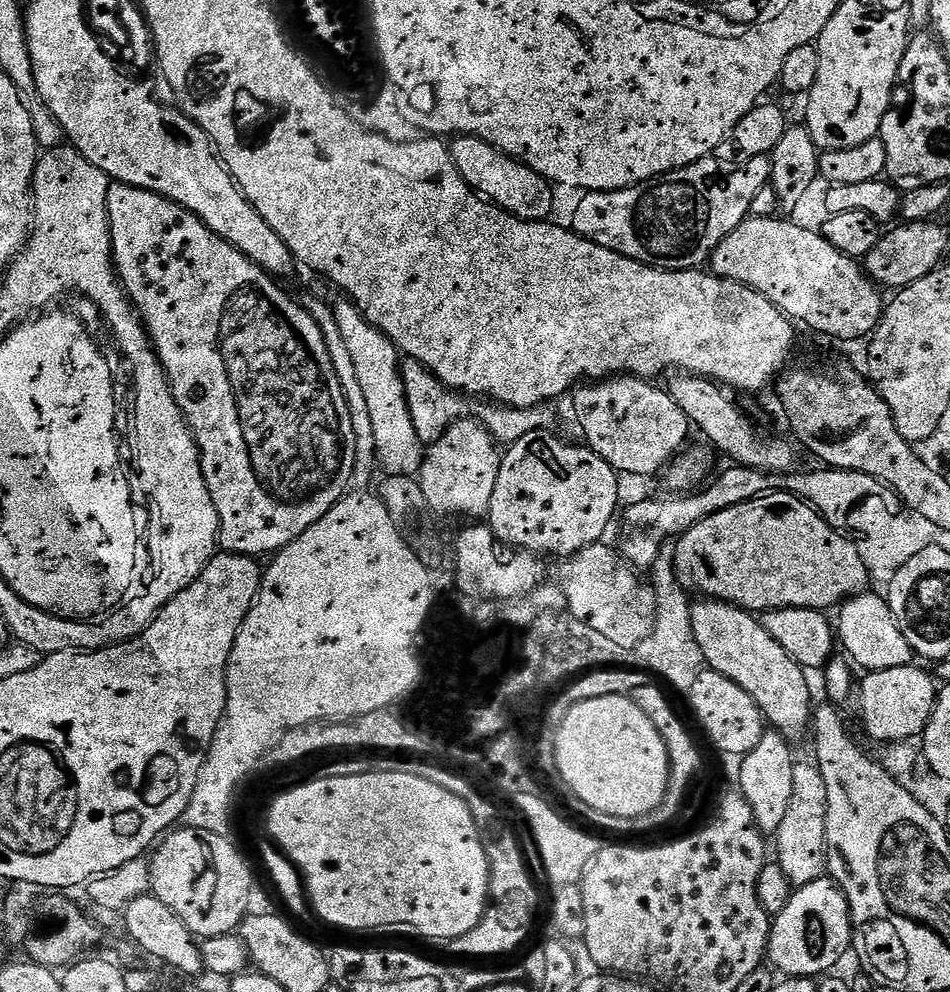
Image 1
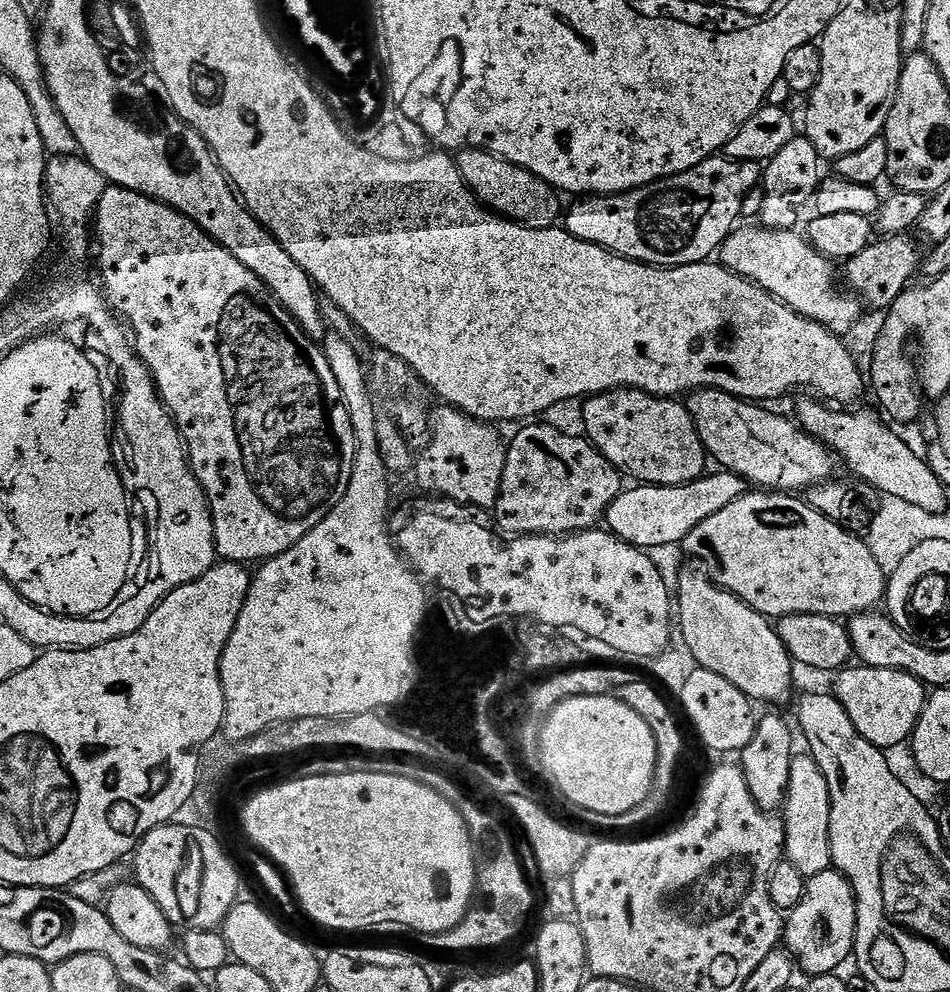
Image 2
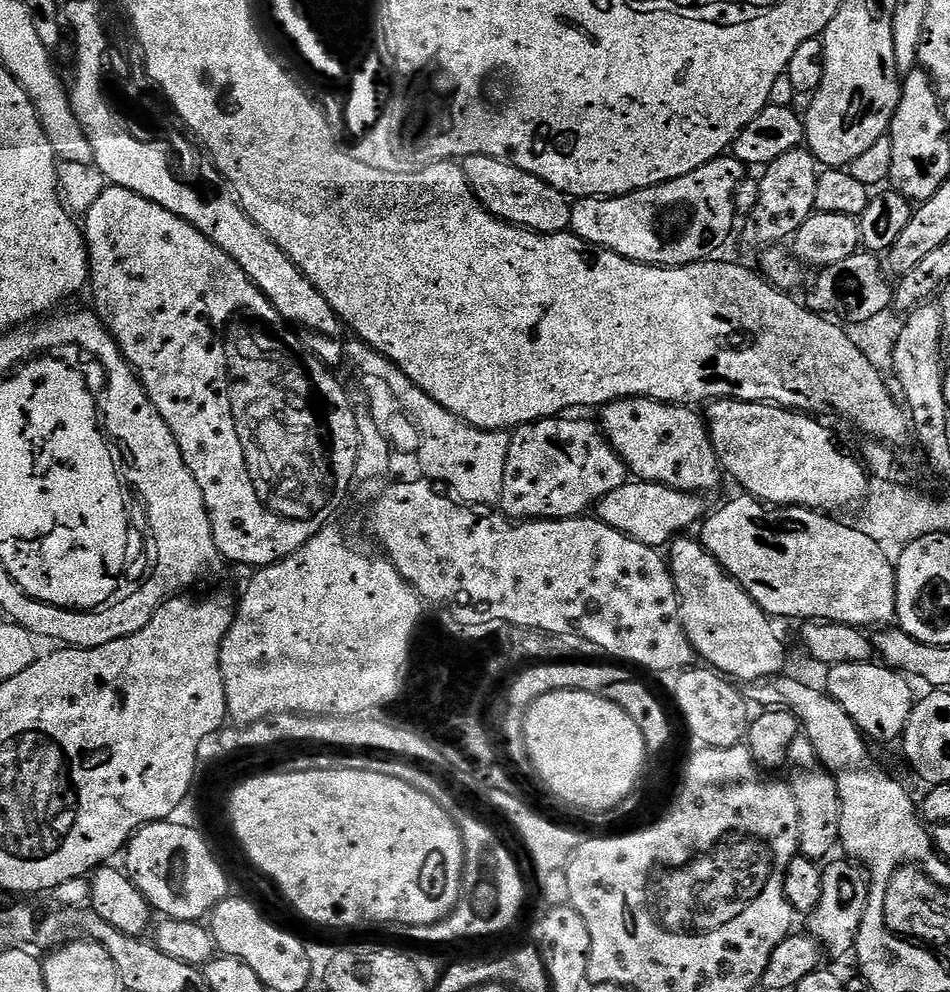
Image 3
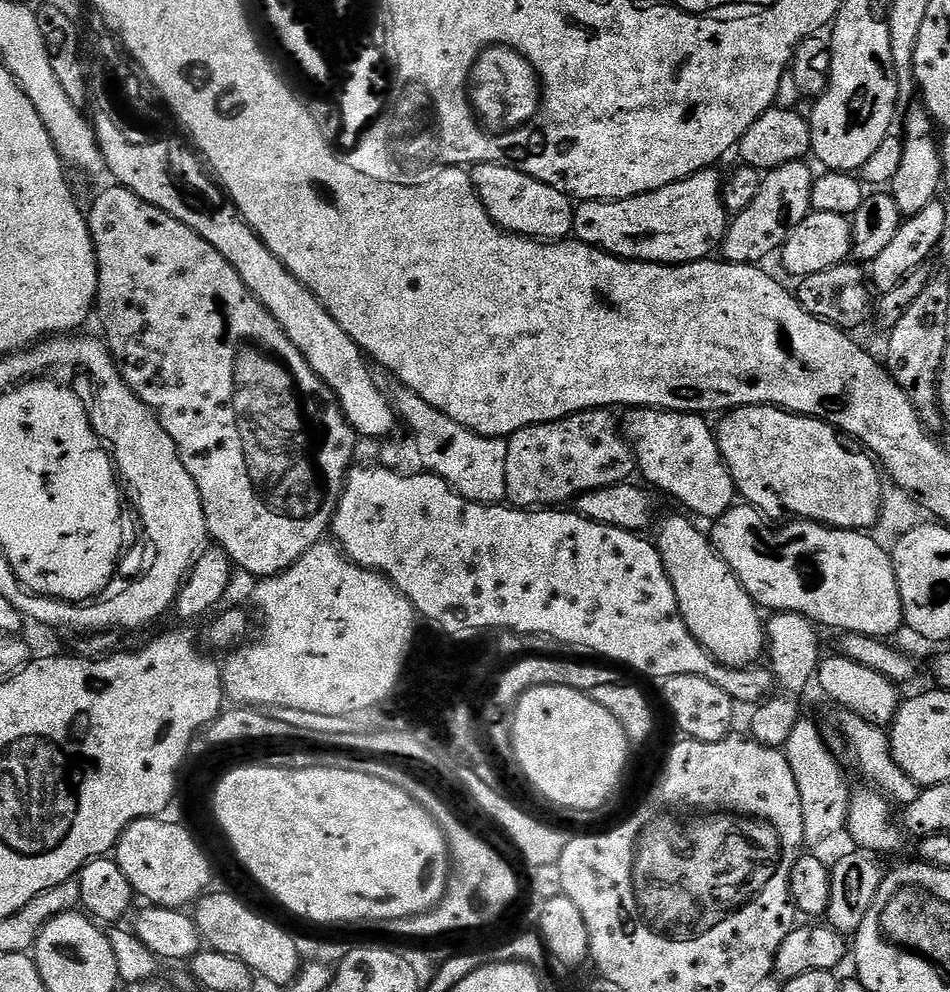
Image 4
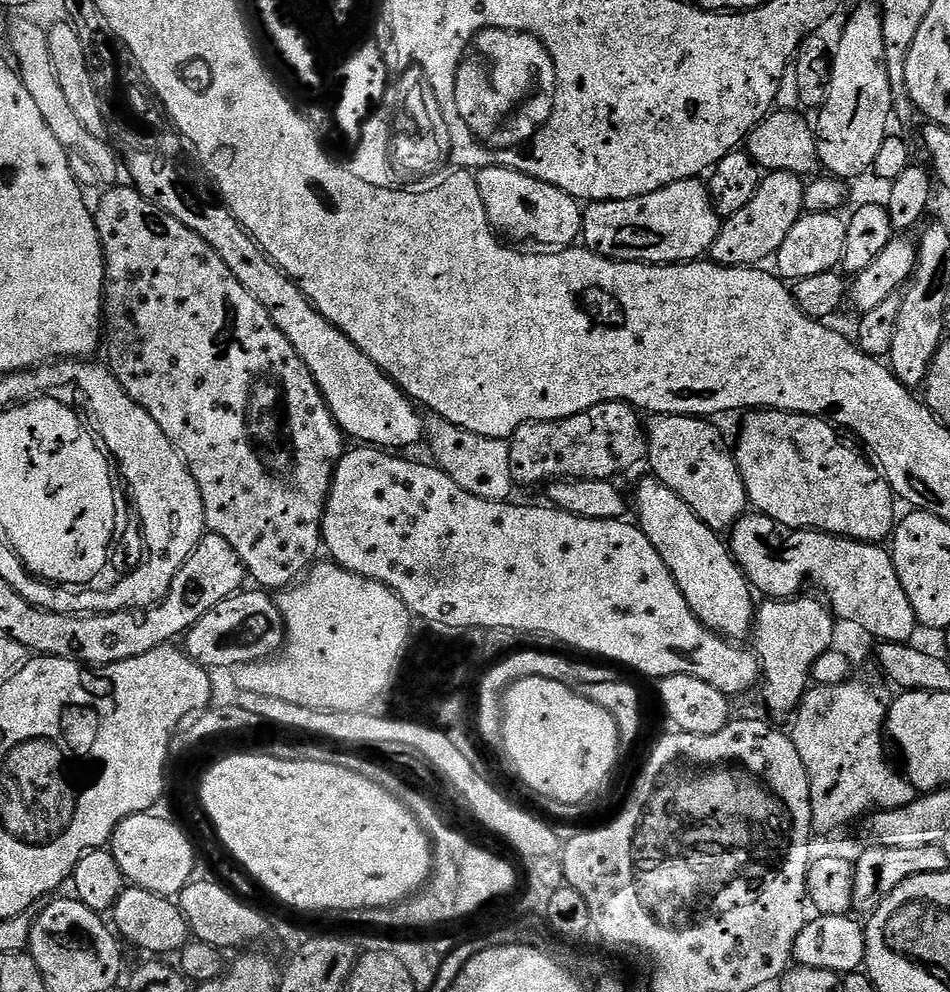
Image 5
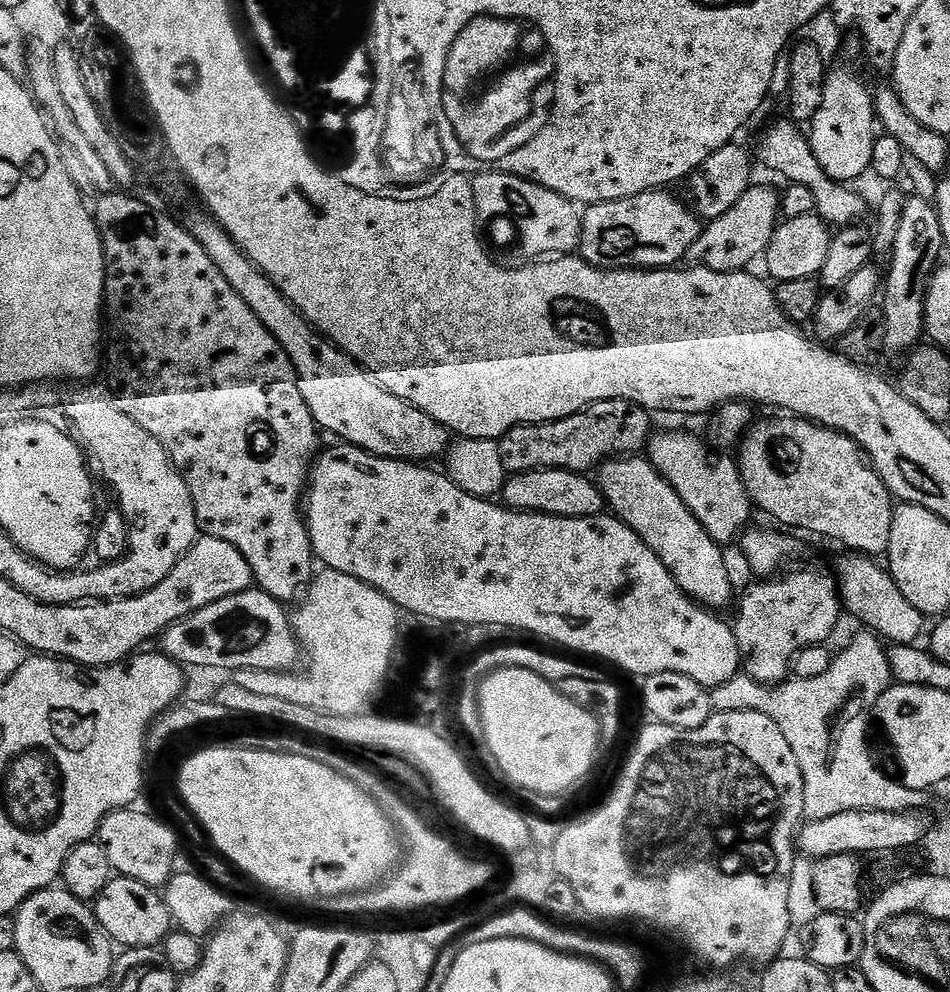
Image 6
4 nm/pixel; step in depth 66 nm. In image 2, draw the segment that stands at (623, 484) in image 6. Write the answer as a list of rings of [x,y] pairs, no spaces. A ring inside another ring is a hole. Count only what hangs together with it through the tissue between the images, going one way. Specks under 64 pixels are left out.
[[[682,568],[680,582],[674,591],[674,602],[678,607],[679,637],[689,648],[689,653],[694,654],[697,665],[709,668],[714,674],[726,678],[726,682],[738,686],[738,690],[742,690],[742,694],[746,694],[753,702],[765,700],[768,704],[784,704],[788,699],[791,701],[794,661],[776,632],[773,621],[746,602],[742,602],[732,592],[720,588],[710,579],[707,572],[696,568]]]

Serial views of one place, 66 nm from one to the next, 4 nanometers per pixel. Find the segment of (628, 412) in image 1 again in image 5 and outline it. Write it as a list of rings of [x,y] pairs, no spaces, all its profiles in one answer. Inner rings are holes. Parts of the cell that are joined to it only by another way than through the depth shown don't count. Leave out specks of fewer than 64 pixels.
[[[653,415],[646,424],[648,441],[647,467],[652,467],[651,475],[661,480],[666,487],[674,490],[706,526],[720,534],[749,511],[746,486],[736,466],[736,457],[724,445],[715,423],[698,416],[658,416]]]

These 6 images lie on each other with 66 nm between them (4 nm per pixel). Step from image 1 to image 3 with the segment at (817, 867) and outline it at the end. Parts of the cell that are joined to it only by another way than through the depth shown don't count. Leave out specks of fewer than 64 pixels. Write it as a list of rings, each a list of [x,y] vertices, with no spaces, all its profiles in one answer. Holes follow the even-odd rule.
[[[802,734],[792,743],[788,764],[796,767],[790,777],[790,783],[800,815],[799,855],[817,862],[823,861],[823,856],[833,855],[832,847],[837,847],[840,838],[840,799],[836,783],[826,769],[818,766],[814,746],[810,746],[810,742]]]

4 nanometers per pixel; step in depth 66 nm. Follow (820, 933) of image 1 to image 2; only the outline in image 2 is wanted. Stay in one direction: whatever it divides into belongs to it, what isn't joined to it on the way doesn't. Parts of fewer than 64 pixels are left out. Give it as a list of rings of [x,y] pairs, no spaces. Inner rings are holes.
[[[830,867],[822,874],[807,877],[802,902],[787,913],[783,943],[792,954],[799,971],[808,976],[830,974],[849,963],[856,947],[856,895],[841,872]]]

